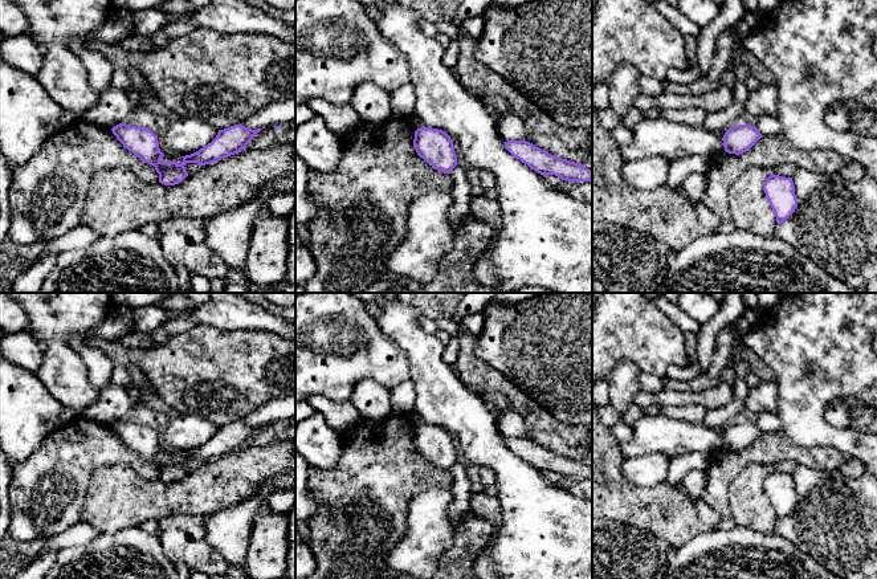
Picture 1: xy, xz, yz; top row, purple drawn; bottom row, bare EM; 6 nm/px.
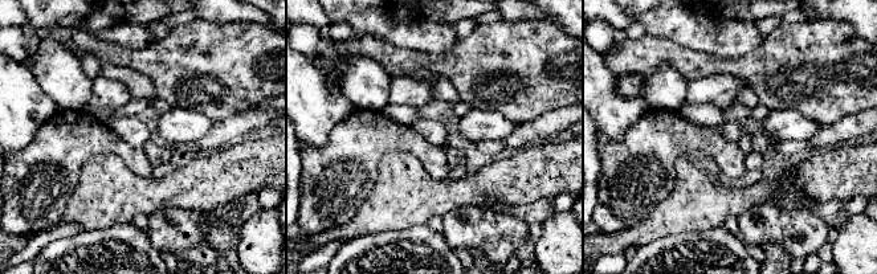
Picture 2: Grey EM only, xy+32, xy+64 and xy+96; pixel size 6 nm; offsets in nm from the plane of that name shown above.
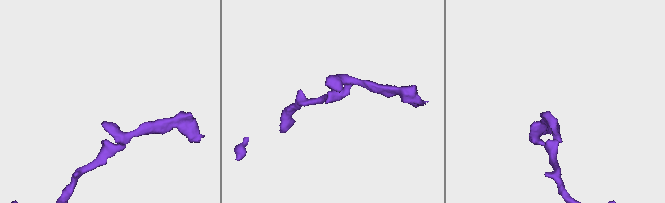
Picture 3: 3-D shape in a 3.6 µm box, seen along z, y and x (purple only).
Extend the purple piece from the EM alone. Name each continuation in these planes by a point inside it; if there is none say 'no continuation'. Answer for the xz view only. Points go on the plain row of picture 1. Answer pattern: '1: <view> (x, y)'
no continuation

